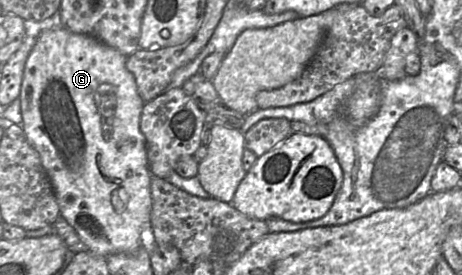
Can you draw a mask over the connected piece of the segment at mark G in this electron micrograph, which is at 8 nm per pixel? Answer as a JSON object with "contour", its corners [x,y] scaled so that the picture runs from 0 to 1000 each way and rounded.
{"contour":[[[126,87],[95,102],[71,171],[54,236],[43,367],[48,465],[65,527],[82,553],[91,600],[110,662],[130,782],[162,833],[186,909],[234,935],[247,924],[281,920],[307,895],[305,844],[327,811],[327,625],[320,600],[316,505],[303,473],[303,433],[314,371],[299,338],[288,269],[273,244],[275,207],[255,182],[188,127],[165,124]]]}

